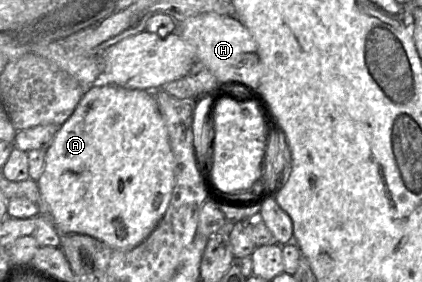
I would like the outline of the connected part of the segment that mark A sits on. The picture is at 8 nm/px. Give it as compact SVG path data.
M98 83L84 92L72 115L59 127L45 151L44 168L36 183L61 233L88 235L111 248L130 250L161 221L175 186L175 159L153 92Z

